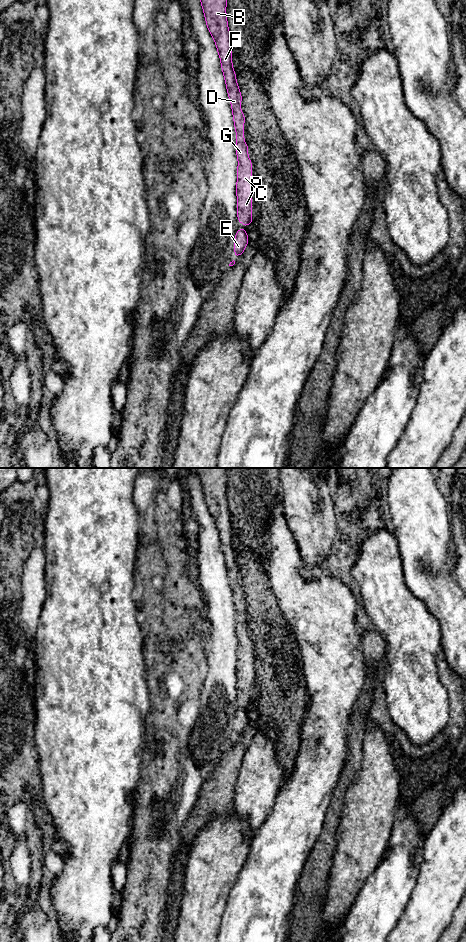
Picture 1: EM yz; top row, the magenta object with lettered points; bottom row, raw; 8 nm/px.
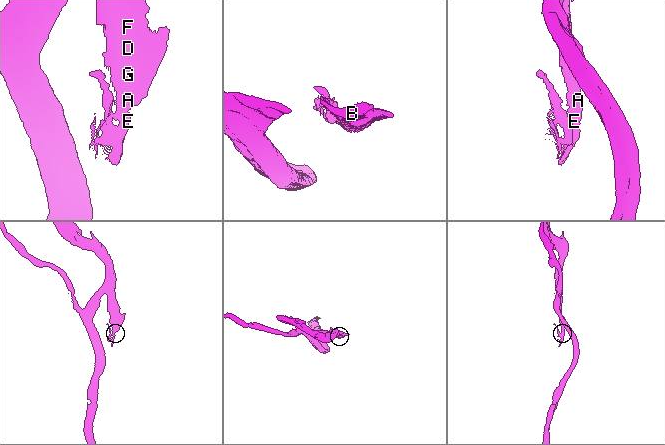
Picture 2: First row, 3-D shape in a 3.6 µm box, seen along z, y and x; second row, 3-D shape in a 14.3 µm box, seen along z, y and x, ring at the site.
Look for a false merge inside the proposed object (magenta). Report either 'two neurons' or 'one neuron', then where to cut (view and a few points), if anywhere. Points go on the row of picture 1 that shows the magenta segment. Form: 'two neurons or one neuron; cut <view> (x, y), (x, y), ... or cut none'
one neuron; cut none

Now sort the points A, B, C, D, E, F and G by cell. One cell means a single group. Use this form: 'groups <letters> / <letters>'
groups A B C D E F G

